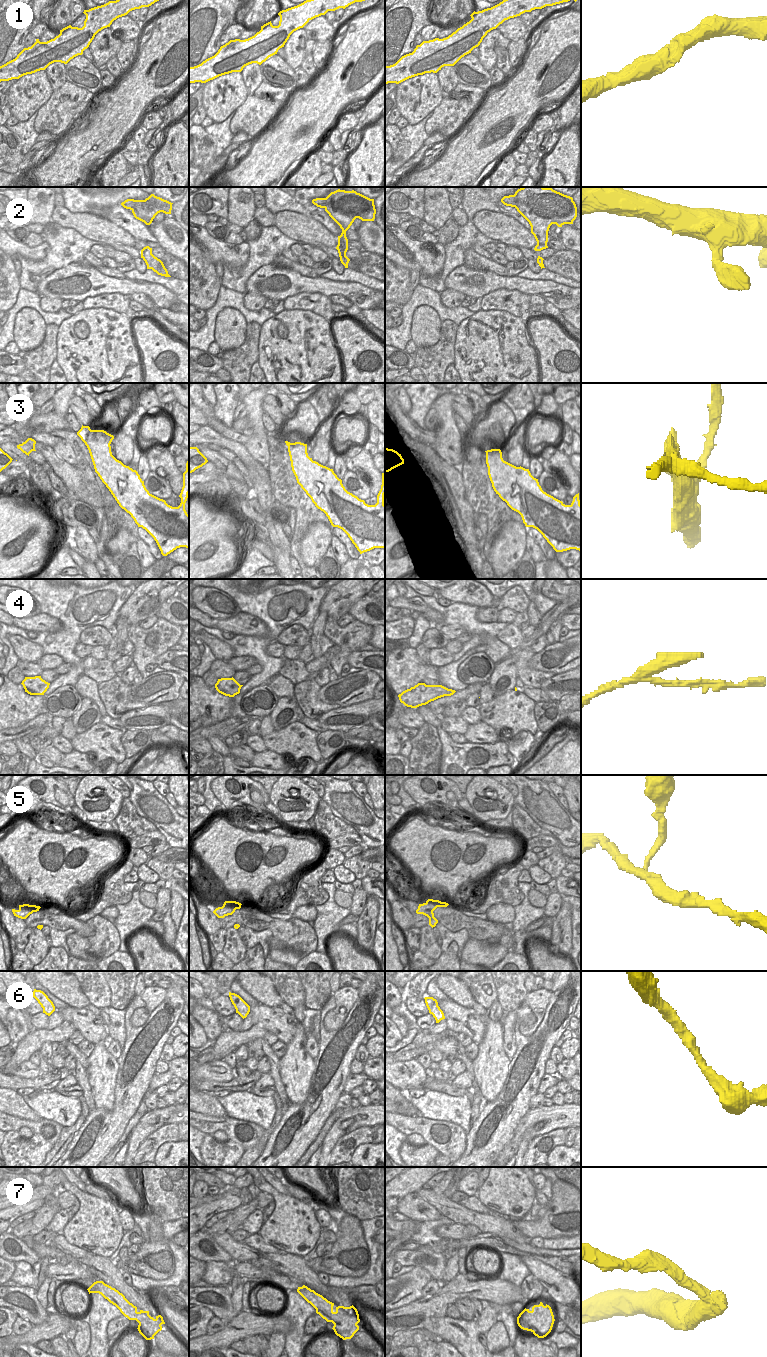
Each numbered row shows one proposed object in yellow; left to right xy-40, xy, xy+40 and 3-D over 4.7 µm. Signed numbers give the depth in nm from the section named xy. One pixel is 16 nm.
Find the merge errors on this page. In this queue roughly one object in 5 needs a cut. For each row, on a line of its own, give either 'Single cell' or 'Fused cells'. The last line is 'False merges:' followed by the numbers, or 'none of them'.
1: Single cell
2: Single cell
3: Fused cells
4: Fused cells
5: Single cell
6: Single cell
7: Fused cells
False merges: 3, 4, 7

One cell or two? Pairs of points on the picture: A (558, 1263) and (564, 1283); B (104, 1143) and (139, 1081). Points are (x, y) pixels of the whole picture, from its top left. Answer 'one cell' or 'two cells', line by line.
A: two cells
B: one cell

